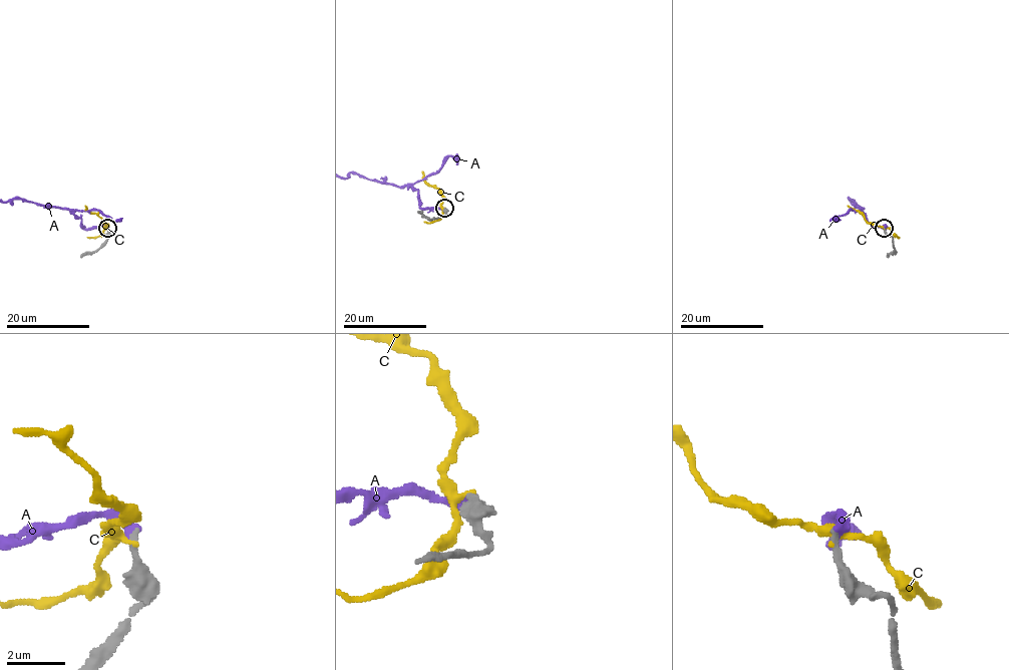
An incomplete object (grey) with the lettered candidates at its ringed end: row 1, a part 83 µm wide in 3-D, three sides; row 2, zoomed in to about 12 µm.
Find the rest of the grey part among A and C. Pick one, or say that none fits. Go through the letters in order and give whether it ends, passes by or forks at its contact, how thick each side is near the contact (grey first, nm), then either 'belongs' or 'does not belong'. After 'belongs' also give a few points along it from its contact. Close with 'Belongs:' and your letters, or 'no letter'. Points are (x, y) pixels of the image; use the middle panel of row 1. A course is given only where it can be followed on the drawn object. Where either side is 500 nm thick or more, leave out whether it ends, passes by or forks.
A: it ends; calibres 240 and 340 nm; belongs
C: it passes by; calibres 260 and 240 nm; does not belong
Belongs: A

